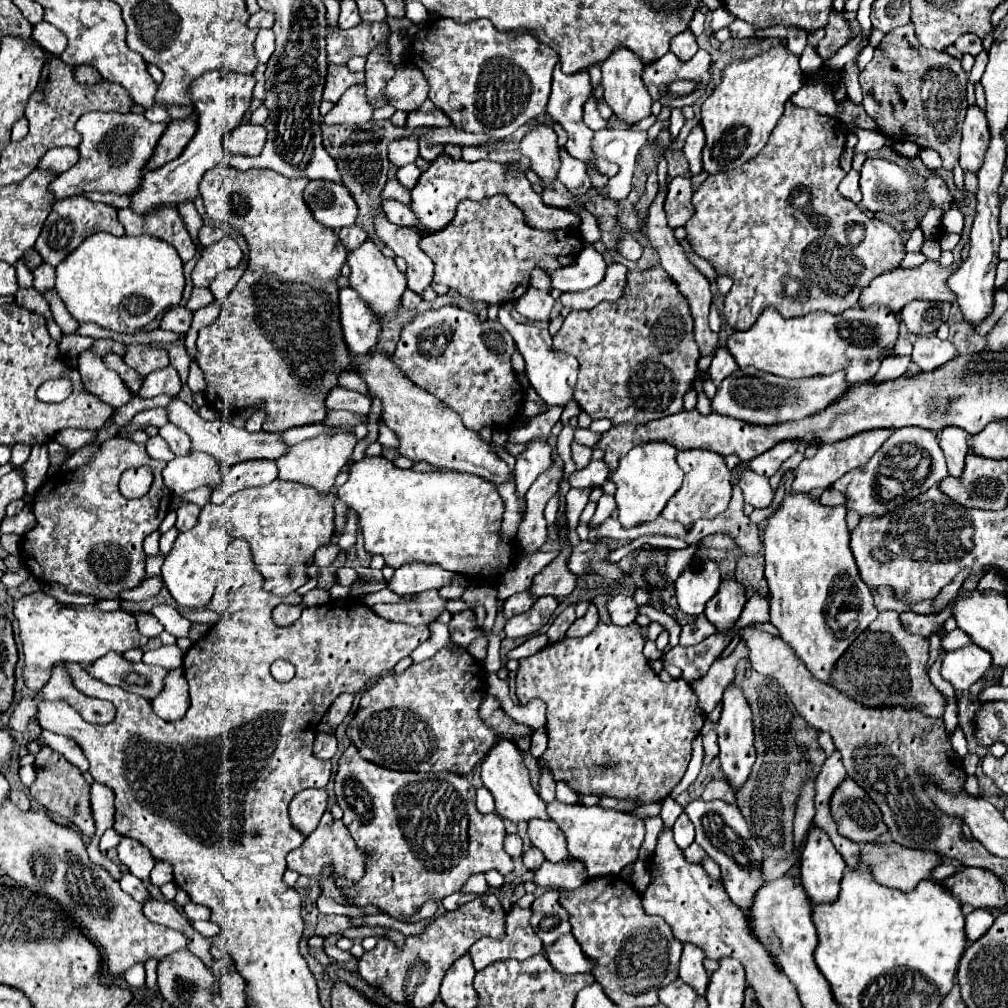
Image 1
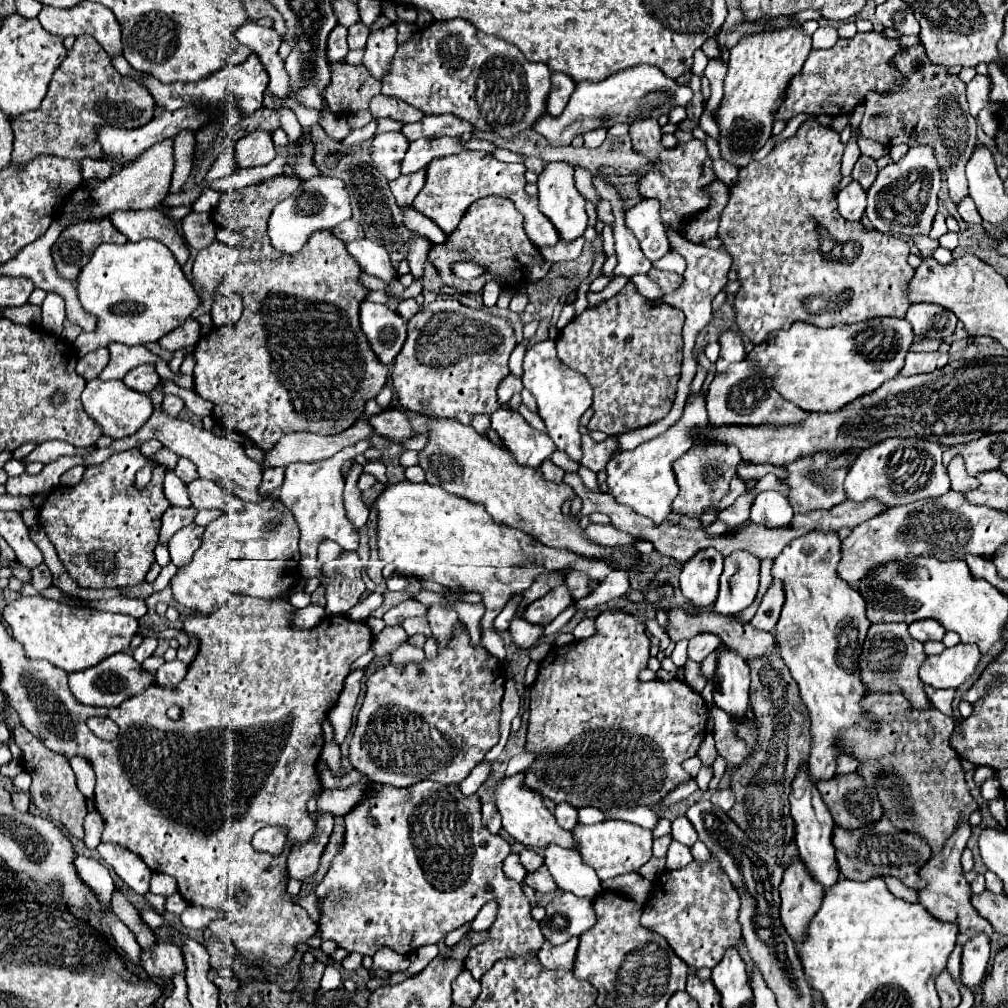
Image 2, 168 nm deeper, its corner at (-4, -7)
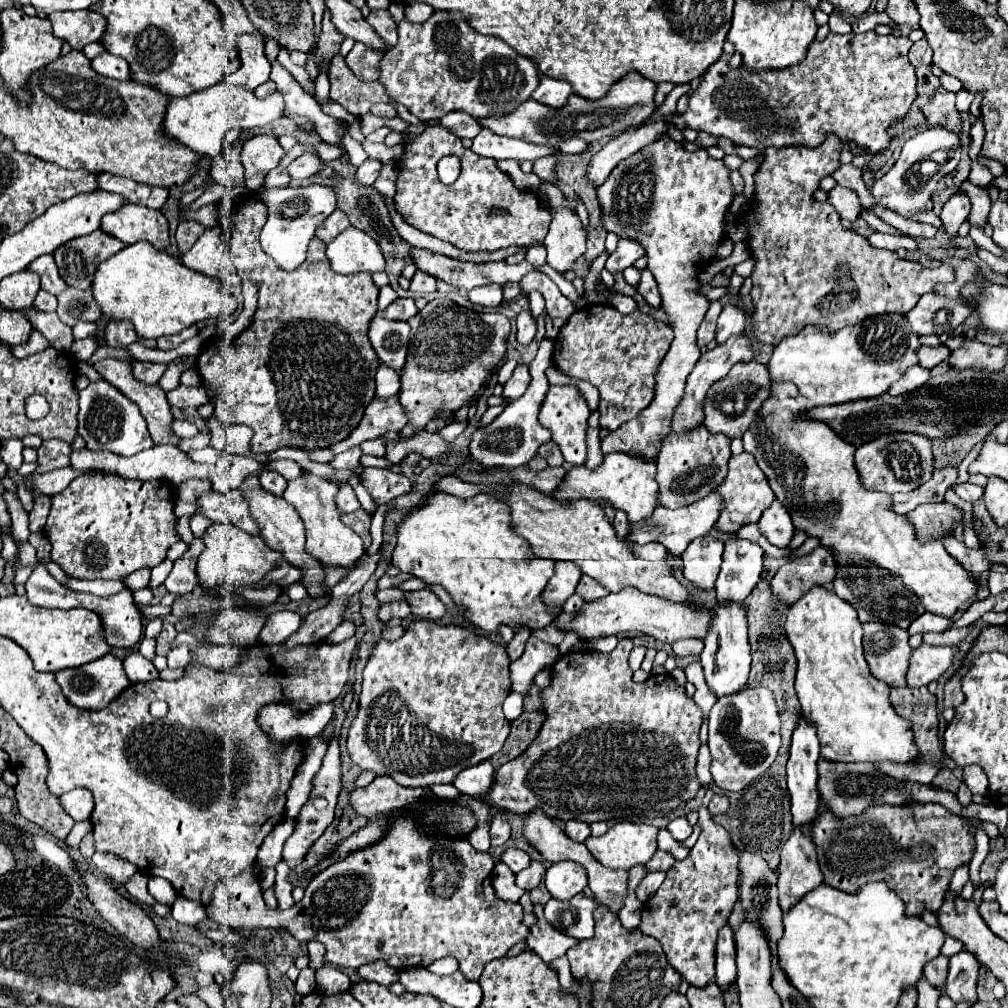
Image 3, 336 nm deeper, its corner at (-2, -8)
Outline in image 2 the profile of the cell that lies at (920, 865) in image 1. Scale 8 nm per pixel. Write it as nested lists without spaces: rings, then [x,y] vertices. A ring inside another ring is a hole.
[[[959,823],[957,831],[949,837],[947,845],[943,847],[943,851],[937,857],[931,857],[923,869],[919,869],[919,877],[923,877],[923,881],[927,881],[927,887],[919,889],[919,903],[931,913],[935,915],[935,919],[939,921],[949,921],[949,923],[957,923],[961,933],[965,933],[967,937],[973,937],[977,933],[987,933],[989,937],[993,935],[991,925],[987,925],[987,921],[983,921],[983,917],[979,917],[979,913],[975,911],[975,907],[971,907],[969,897],[971,897],[971,887],[967,883],[967,879],[963,877],[963,869],[961,869],[961,853],[967,845],[967,839],[971,835],[971,825],[969,823]]]

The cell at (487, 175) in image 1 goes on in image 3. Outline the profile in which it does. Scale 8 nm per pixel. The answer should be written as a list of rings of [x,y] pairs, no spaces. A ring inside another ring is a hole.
[[[443,126],[427,127],[422,134],[405,142],[397,168],[399,178],[393,198],[397,212],[413,228],[451,242],[461,250],[493,252],[509,246],[531,246],[543,242],[549,232],[551,214],[541,206],[539,198],[533,192],[517,190],[493,158],[471,152],[461,144],[461,138]],[[451,154],[461,158],[461,174],[453,184],[445,186],[437,176],[437,162],[441,156]],[[495,208],[505,210],[509,216],[491,216]]]

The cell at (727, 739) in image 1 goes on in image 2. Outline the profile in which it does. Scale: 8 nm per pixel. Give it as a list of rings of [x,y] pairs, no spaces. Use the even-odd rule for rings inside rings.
[[[733,651],[719,655],[719,667],[715,673],[713,701],[735,721],[747,721],[749,717],[749,667]]]

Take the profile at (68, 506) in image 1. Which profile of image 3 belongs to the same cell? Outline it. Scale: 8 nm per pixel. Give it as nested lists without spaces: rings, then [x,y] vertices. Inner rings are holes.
[[[81,474],[63,492],[53,494],[51,514],[43,532],[53,546],[51,560],[59,564],[71,578],[121,580],[135,570],[155,568],[161,564],[167,558],[169,546],[181,540],[175,526],[177,518],[173,514],[173,486],[169,486],[169,482],[125,480],[117,474]]]

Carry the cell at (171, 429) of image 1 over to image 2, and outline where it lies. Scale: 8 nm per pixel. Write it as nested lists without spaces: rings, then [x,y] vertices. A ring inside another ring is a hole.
[[[179,457],[177,467],[175,467],[175,473],[181,477],[181,481],[183,481],[183,483],[189,483],[189,481],[197,479],[195,465],[191,465],[191,461],[187,461],[187,457]]]

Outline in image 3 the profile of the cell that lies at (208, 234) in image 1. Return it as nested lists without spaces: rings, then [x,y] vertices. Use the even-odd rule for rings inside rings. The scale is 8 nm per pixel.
[[[195,220],[181,222],[179,228],[177,228],[177,234],[175,234],[175,240],[177,240],[179,252],[185,254],[185,252],[187,252],[187,250],[197,242],[197,238],[201,236],[203,230],[205,230],[205,226],[201,226],[201,224],[195,222]]]

